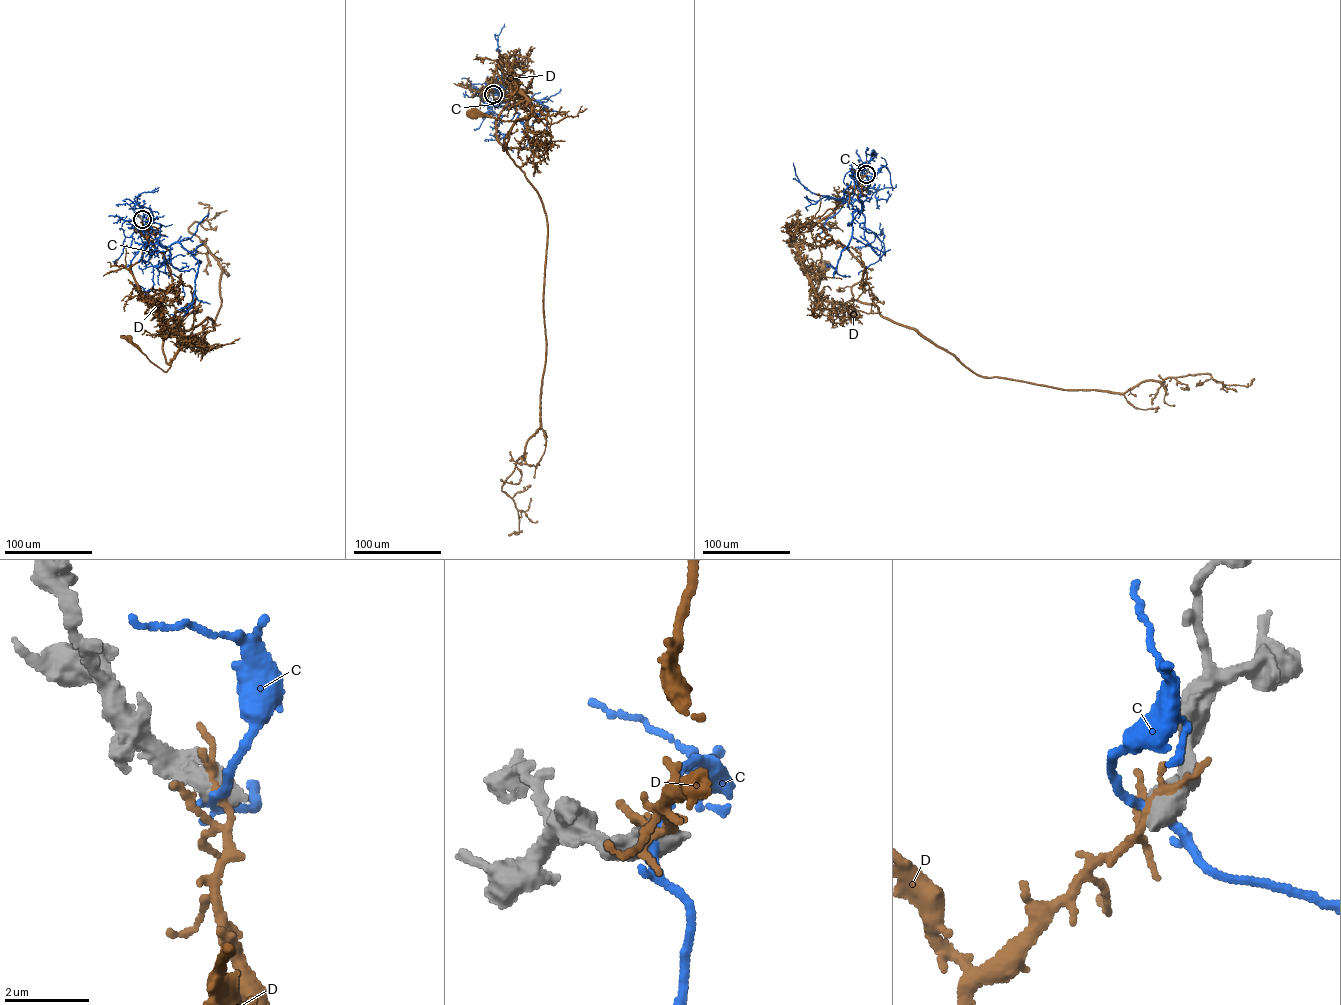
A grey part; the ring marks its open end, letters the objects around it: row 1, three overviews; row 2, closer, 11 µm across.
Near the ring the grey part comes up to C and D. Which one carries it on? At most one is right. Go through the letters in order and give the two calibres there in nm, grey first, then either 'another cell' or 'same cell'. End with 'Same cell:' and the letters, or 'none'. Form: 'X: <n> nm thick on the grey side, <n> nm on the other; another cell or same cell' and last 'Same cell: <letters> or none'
C: 700 nm thick on the grey side, 170 nm on the other; another cell
D: 700 nm thick on the grey side, 220 nm on the other; another cell
Same cell: none

